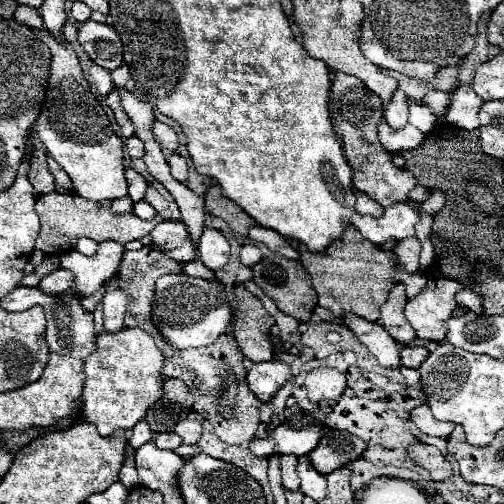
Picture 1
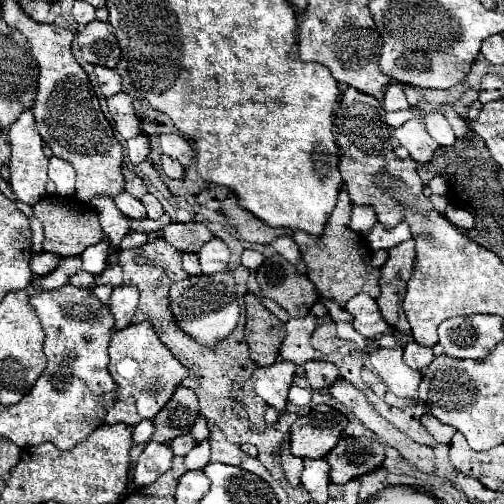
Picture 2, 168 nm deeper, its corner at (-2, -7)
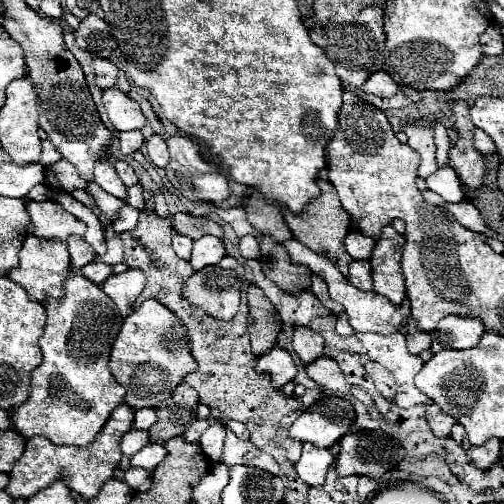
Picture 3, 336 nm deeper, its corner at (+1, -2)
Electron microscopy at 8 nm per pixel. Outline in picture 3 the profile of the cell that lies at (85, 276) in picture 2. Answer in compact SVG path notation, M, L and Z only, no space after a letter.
M91 261L91 263L87 263L79 273L81 273L83 277L87 277L89 281L101 285L101 283L111 275L111 265L105 265L105 263L101 263L101 261Z

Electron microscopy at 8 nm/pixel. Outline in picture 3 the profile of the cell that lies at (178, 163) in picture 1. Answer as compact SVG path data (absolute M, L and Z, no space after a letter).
M153 135L147 143L147 155L149 159L157 165L157 167L167 167L169 163L169 151L167 151L167 143L161 135Z

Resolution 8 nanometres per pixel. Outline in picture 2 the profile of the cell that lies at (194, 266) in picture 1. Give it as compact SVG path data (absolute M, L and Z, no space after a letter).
M184 252L182 254L182 266L190 276L198 276L200 272L200 264L198 264L198 256L194 252Z

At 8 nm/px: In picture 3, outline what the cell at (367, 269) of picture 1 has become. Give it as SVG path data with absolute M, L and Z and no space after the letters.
M317 179L317 183L321 187L321 195L303 211L303 215L293 215L287 209L283 209L285 221L287 221L287 225L289 225L295 239L299 239L303 245L313 249L315 253L321 253L321 255L329 257L335 263L335 267L345 277L349 277L347 265L353 261L353 257L345 251L345 237L349 235L349 229L351 229L349 213L341 207L337 191L335 191L335 187L331 187L331 183L327 183L325 179Z

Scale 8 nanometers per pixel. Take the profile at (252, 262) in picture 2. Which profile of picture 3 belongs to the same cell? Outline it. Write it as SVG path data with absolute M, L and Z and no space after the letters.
M247 235L239 243L239 253L245 259L259 259L259 241L253 235Z

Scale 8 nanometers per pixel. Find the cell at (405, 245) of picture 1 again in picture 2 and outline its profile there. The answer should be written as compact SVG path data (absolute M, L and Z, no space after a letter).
M406 240L388 250L388 260L380 268L380 296L376 302L384 320L390 322L394 330L404 334L410 334L410 324L406 320L402 300L408 276L412 276L414 258L414 240Z

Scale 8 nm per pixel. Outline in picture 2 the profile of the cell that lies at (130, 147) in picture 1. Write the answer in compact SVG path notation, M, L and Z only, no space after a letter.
M140 134L136 138L130 138L126 142L126 152L128 152L128 160L134 166L140 164L140 162L144 162L148 158L148 154L150 154L150 142L148 142L148 138L144 134Z

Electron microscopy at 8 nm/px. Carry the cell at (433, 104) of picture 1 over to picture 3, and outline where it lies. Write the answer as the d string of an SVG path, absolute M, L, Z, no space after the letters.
M475 129L475 131L473 131L473 143L475 143L475 149L477 149L479 153L493 153L493 151L495 151L493 141L491 141L481 129Z

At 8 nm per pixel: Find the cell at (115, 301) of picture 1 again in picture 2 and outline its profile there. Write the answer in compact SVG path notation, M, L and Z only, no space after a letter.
M116 286L110 298L110 310L116 318L116 330L126 328L138 306L138 288L134 286Z

